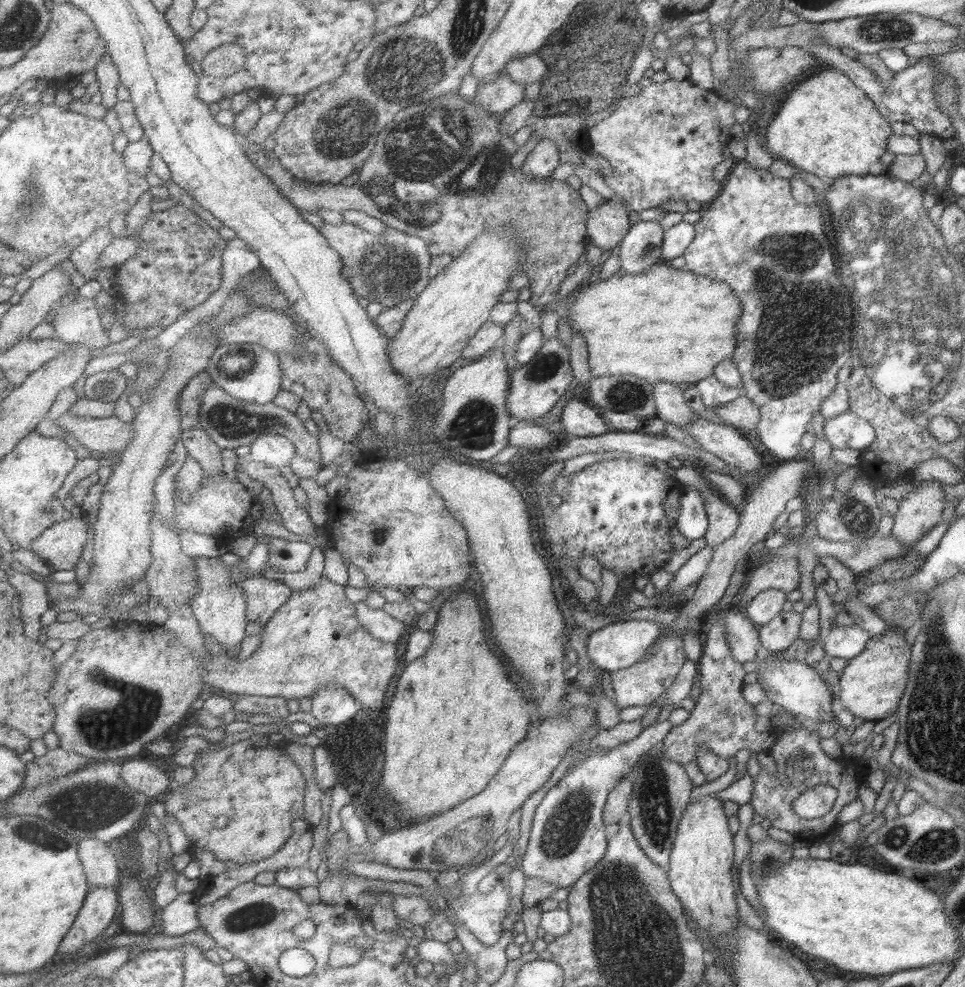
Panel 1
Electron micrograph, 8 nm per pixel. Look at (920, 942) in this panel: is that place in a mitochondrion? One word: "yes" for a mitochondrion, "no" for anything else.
no

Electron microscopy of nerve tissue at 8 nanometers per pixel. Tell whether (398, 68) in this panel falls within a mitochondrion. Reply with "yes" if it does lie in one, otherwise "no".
yes

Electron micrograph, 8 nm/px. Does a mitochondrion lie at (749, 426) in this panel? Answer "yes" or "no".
no

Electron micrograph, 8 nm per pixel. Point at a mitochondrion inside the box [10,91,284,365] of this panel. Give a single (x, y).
(33, 168)

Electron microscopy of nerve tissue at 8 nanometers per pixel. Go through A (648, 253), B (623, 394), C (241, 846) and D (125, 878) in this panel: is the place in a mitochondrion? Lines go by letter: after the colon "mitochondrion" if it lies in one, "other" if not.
A: mitochondrion
B: mitochondrion
C: other
D: other

